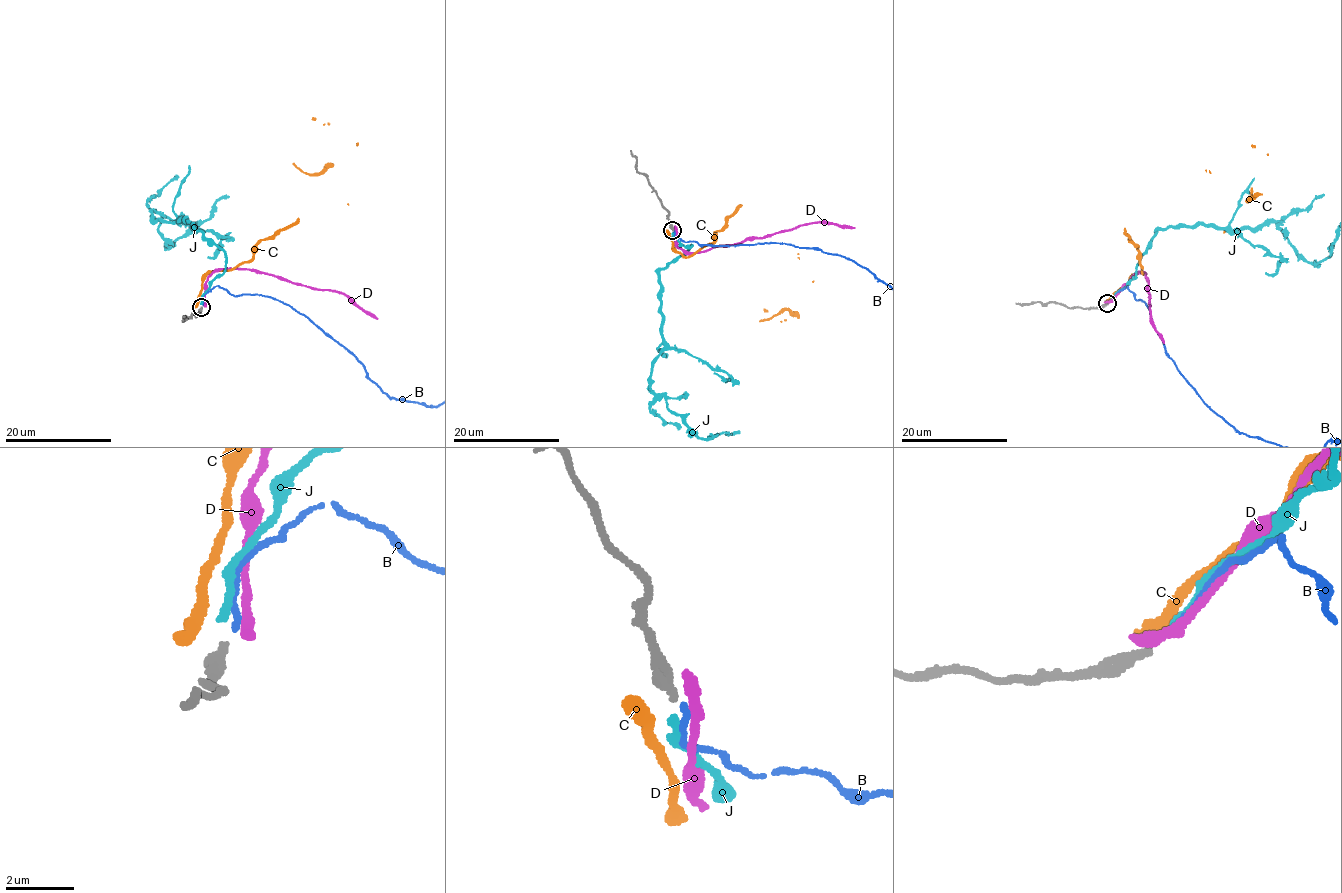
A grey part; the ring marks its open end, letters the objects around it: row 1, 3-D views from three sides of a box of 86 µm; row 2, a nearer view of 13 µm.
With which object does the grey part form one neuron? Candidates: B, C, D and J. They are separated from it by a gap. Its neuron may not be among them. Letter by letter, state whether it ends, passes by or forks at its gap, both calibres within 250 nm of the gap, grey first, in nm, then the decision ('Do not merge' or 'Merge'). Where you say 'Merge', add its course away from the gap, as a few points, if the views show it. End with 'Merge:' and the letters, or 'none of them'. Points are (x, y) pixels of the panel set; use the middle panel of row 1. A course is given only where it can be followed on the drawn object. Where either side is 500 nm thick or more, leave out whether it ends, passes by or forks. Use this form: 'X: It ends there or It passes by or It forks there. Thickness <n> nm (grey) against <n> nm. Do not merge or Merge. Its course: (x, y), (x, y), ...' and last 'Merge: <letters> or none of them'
B: It ends there. Thickness 280 nm (grey) against 170 nm. Do not merge
C: Thickness 280 nm (grey) against 550 nm. Do not merge
D: It ends there. Thickness 280 nm (grey) against 420 nm. Do not merge
J: It ends there. Thickness 280 nm (grey) against 220 nm. Merge. Its course: (673, 233), (685, 247), (692, 245), (660, 271), (664, 350), (653, 364), (650, 387), (700, 438), (739, 430)
Merge: J

